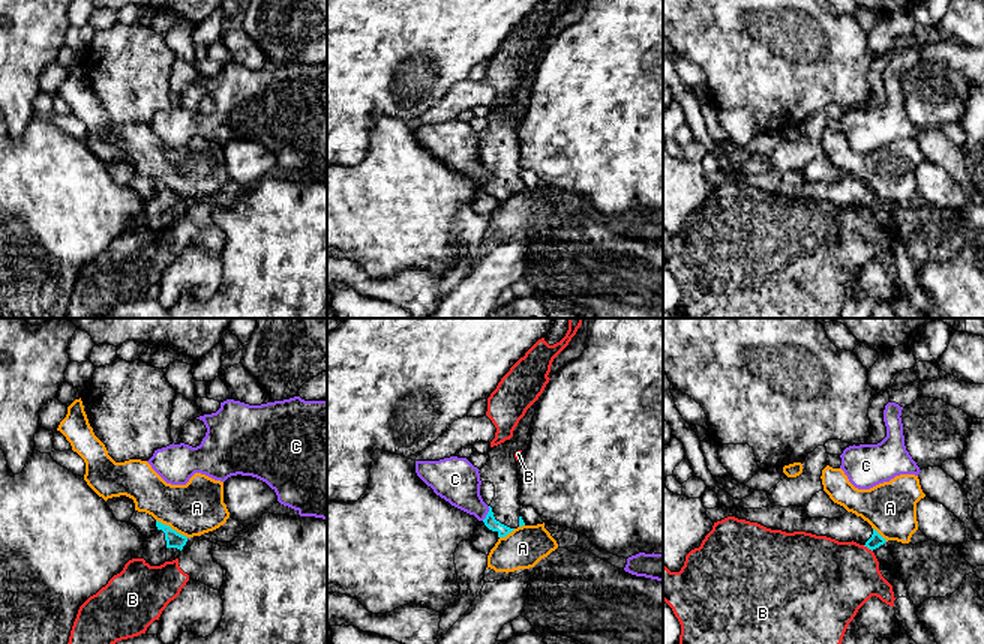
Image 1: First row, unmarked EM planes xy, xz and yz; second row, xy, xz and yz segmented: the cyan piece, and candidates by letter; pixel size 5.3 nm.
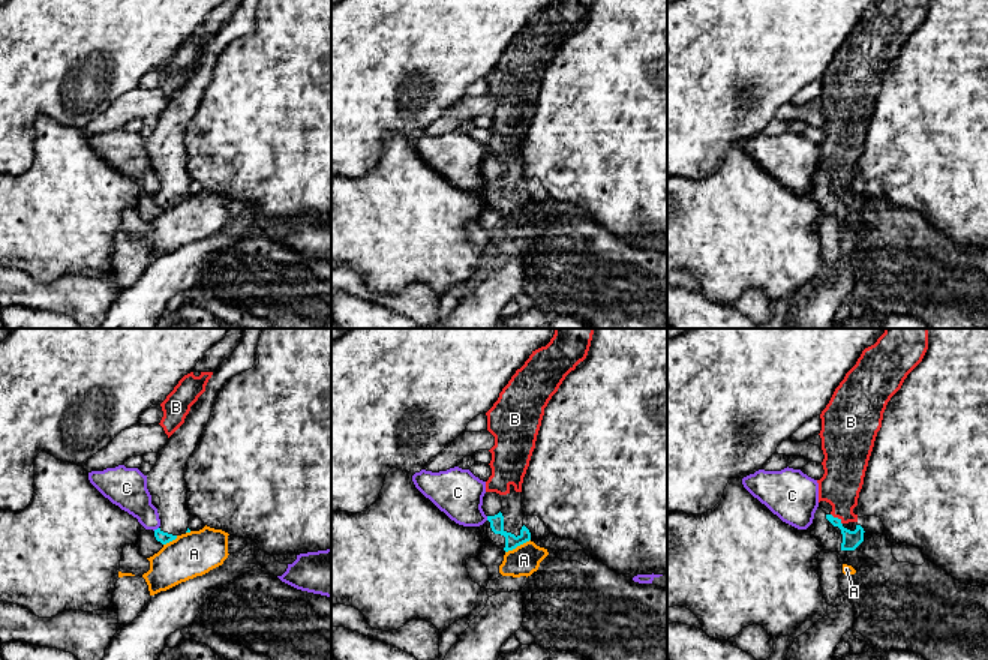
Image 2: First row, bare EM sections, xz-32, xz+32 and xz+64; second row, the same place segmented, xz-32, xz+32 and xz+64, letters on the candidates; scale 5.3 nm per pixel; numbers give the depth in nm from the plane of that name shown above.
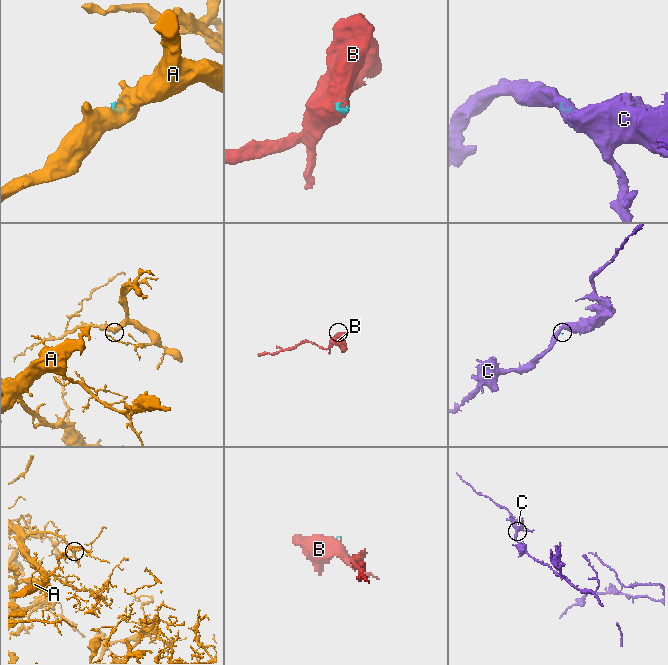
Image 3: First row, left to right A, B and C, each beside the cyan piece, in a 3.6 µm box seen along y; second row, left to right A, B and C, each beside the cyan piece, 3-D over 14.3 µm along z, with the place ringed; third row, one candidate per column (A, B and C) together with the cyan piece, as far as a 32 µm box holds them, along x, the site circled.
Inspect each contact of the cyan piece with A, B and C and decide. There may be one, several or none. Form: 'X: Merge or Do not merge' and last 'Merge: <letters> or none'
A: Do not merge
B: Do not merge
C: Do not merge
Merge: none

